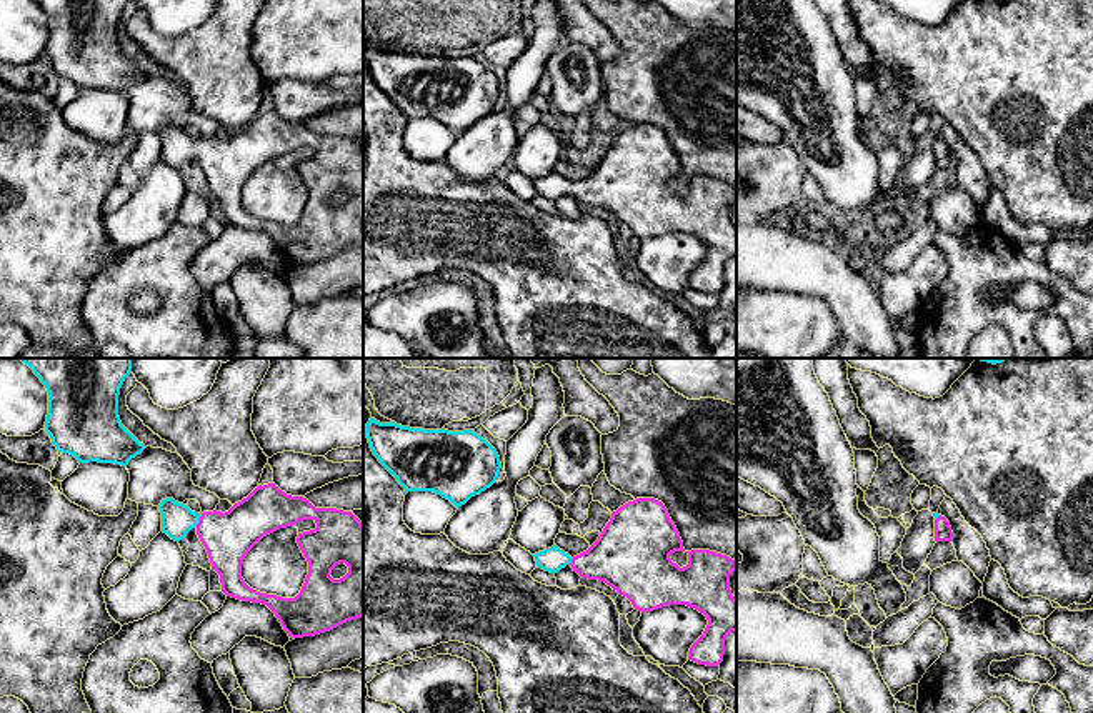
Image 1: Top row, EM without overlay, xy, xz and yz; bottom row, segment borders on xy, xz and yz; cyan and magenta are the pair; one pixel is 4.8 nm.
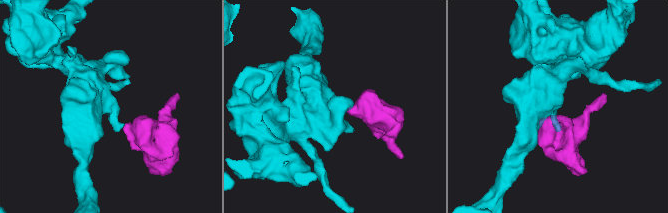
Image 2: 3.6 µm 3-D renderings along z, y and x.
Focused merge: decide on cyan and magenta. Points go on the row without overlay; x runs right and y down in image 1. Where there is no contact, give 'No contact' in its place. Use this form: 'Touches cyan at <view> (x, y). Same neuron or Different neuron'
Touches cyan at xy (199, 147). Same neuron

